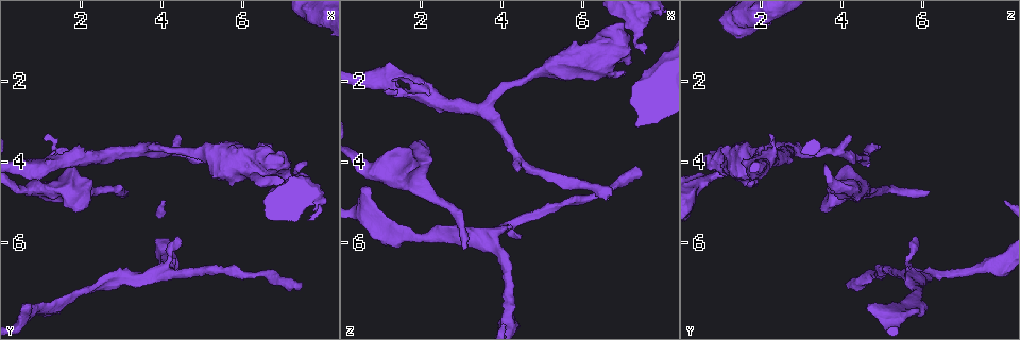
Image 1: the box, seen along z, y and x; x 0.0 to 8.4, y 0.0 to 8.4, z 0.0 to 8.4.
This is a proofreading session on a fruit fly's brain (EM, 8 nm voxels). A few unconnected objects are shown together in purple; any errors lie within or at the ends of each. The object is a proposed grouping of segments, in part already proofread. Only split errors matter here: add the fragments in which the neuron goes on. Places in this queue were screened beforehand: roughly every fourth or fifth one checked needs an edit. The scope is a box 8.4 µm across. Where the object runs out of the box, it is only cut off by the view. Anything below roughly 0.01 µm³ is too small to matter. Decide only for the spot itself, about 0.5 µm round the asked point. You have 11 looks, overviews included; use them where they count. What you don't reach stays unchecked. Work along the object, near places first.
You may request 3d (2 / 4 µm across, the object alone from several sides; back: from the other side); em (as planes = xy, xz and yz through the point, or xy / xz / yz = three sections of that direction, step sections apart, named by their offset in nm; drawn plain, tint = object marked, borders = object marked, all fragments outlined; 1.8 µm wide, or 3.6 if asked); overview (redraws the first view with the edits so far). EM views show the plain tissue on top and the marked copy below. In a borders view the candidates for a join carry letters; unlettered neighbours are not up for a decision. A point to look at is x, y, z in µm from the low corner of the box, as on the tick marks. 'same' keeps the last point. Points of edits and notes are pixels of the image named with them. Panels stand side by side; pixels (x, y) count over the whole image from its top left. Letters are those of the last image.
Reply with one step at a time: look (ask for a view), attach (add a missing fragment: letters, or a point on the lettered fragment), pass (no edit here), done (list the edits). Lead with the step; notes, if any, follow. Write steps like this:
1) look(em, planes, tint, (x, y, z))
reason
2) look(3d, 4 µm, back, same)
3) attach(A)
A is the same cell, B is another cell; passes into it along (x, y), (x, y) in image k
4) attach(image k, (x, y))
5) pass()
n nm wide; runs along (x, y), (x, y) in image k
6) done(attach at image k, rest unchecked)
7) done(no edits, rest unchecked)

look(em, yz, step 4, tint, (7.50, 4.00, 1.30))
an open end

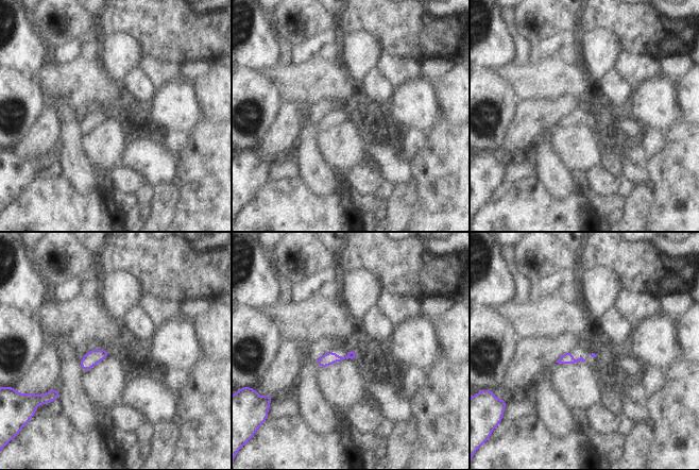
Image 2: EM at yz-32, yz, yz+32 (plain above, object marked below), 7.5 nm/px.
look(em, planes, borders, same)
cut it another way

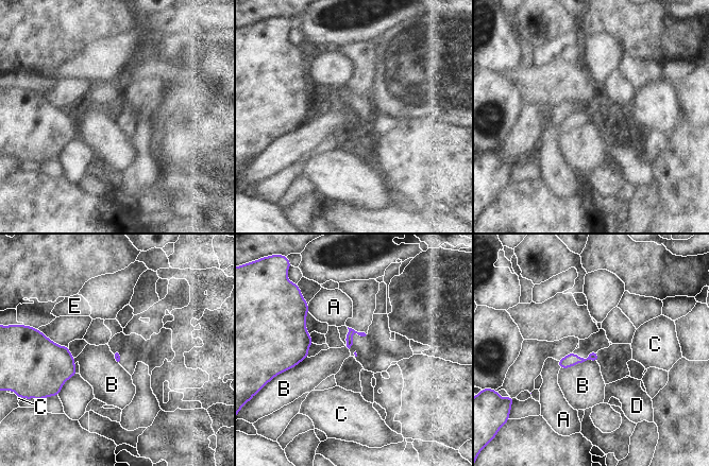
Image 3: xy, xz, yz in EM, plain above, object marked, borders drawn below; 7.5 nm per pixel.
pass()
B touches over 280 nm; A, B, C, D and E are other cells; no lettered fragment goes on from it

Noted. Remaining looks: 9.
look(3d, 4 µm, (7.40, 7.20, 4.30))

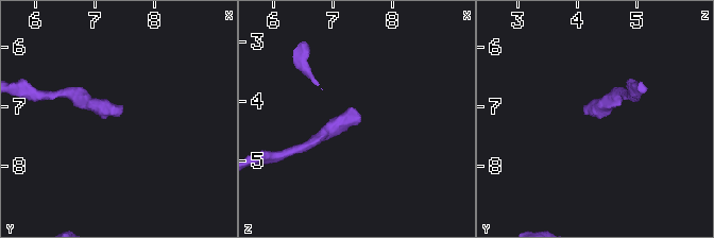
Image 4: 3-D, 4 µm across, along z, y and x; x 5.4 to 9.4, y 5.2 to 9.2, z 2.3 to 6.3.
look(em, planes, borders, (7.45, 7.15, 4.30))

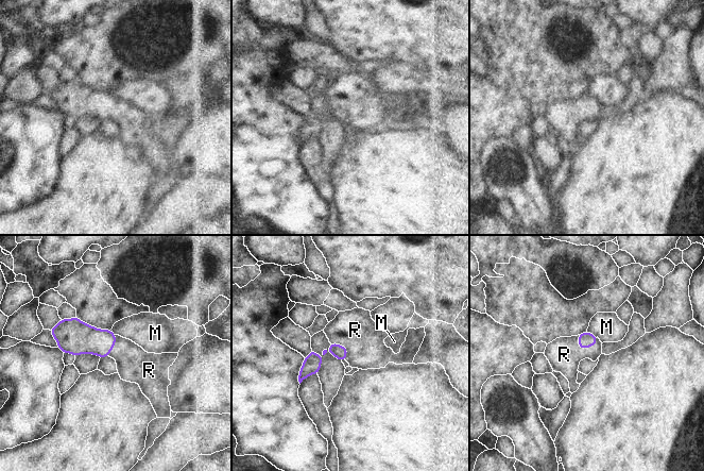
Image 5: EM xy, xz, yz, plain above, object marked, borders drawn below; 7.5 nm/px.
attach(R)
R is the same cell, M is another cell; passes into it along (586, 339), (589, 346), (564, 354) in image 5; the neuron continues

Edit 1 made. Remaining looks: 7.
look(overview)

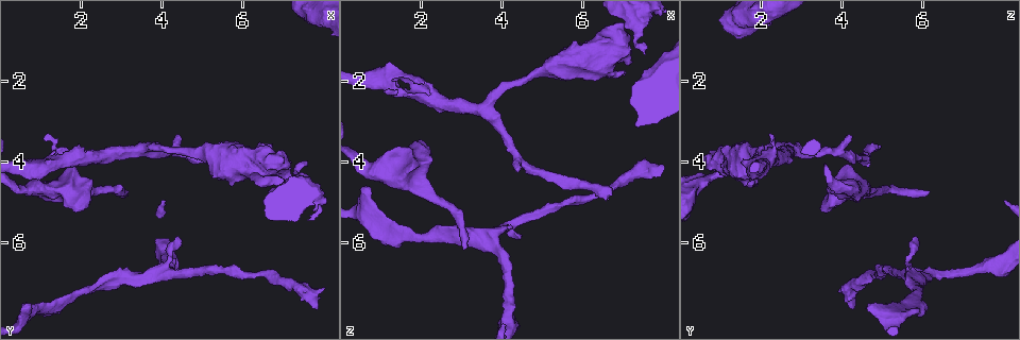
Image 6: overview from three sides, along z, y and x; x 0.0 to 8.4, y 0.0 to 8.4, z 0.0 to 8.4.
look(em, planes, borders, (6.70, 3.55, 4.75))
branch stops here

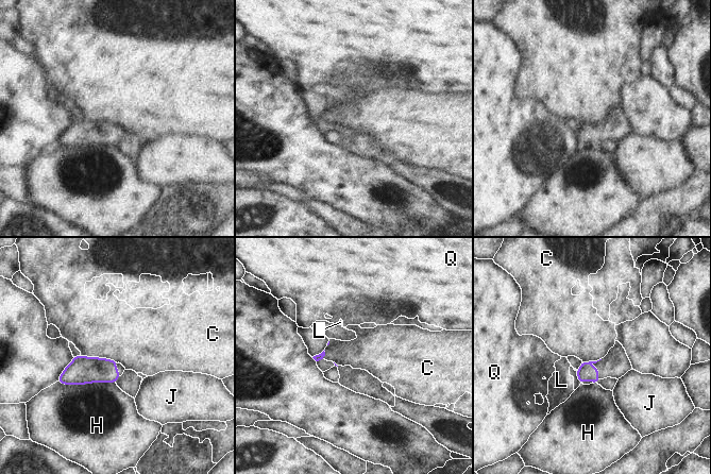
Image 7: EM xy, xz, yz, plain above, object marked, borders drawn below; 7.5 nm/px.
pass()
C, H, J, L and Q are other cells; border along (81, 354), (112, 358), (117, 362) in image 7; none of them fits

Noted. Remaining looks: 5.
look(3d, 2 µm, back, (4.35, 3.35, 4.20))
branch stops here

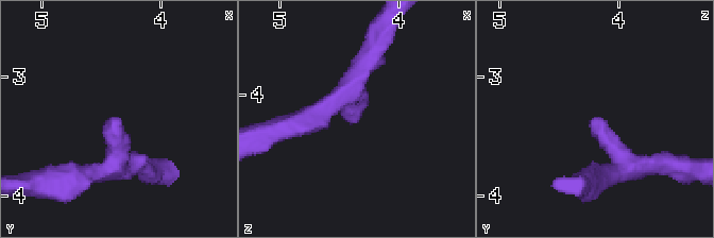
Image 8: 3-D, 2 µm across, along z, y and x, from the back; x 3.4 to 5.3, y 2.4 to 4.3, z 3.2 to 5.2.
look(em, planes, tint, (4.34, 3.36, 4.18))
shape alone is not enough

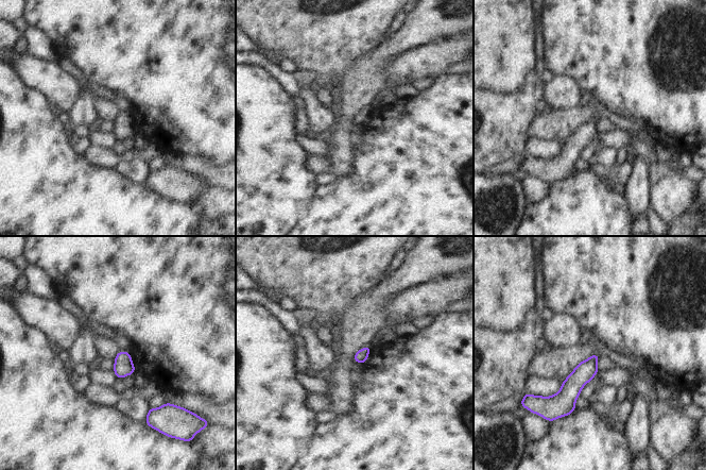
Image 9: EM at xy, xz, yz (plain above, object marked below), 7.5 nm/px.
look(em, planes, borders, same)
see the neighbours

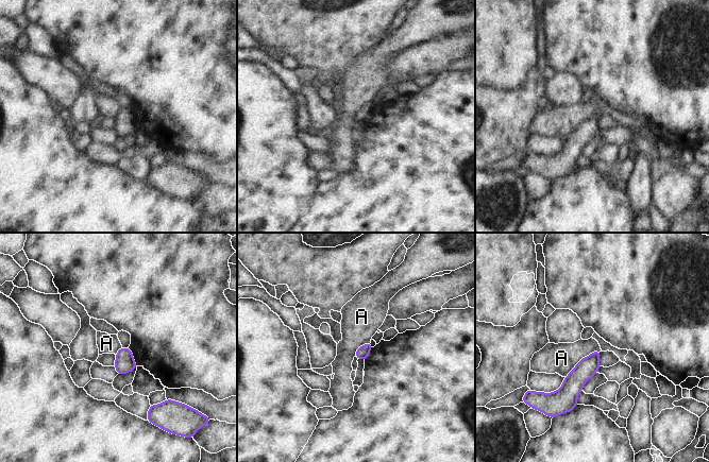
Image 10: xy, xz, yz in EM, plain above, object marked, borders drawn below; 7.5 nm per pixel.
pass()
A is another cell; no lettered fragment goes on from it

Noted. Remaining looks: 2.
look(em, xz, step 4, borders, (3.15, 4.75, 6.15))
branch stops here

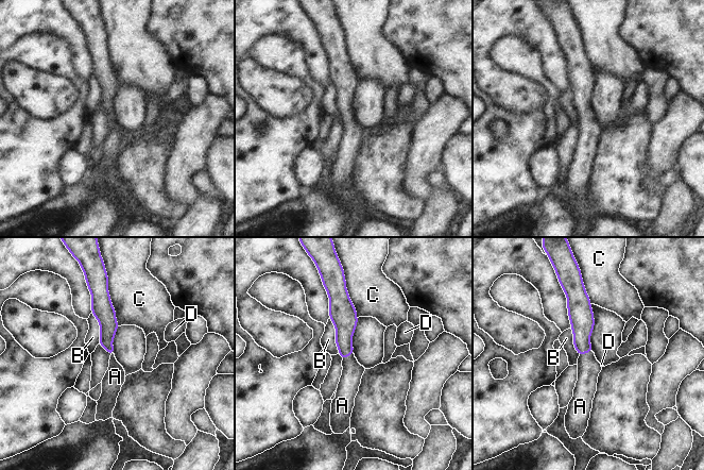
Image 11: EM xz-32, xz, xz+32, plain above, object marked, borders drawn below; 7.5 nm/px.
look(em, planes, borders, same)

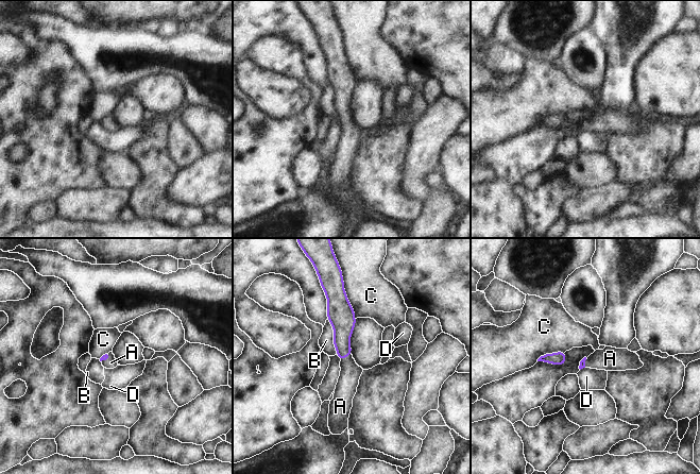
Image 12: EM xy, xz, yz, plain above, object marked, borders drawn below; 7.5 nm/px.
attach(A)
A is the same cell, B, C and D are other cells; the neuron continues

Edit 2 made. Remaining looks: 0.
done(attach at image 5, attach at image 12, rest unchecked)

